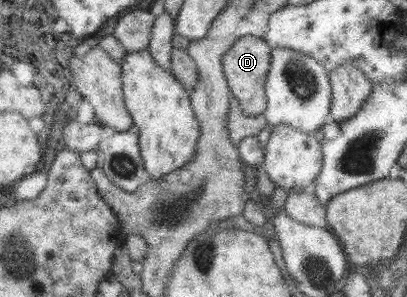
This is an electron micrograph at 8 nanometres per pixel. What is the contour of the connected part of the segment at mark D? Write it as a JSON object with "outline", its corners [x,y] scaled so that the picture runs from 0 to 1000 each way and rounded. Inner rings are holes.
{"outline":[[[627,121],[582,128],[548,182],[545,222],[568,313],[585,333],[602,387],[627,394],[646,384],[656,360],[651,306],[654,259],[666,212],[666,165],[646,131]]]}

